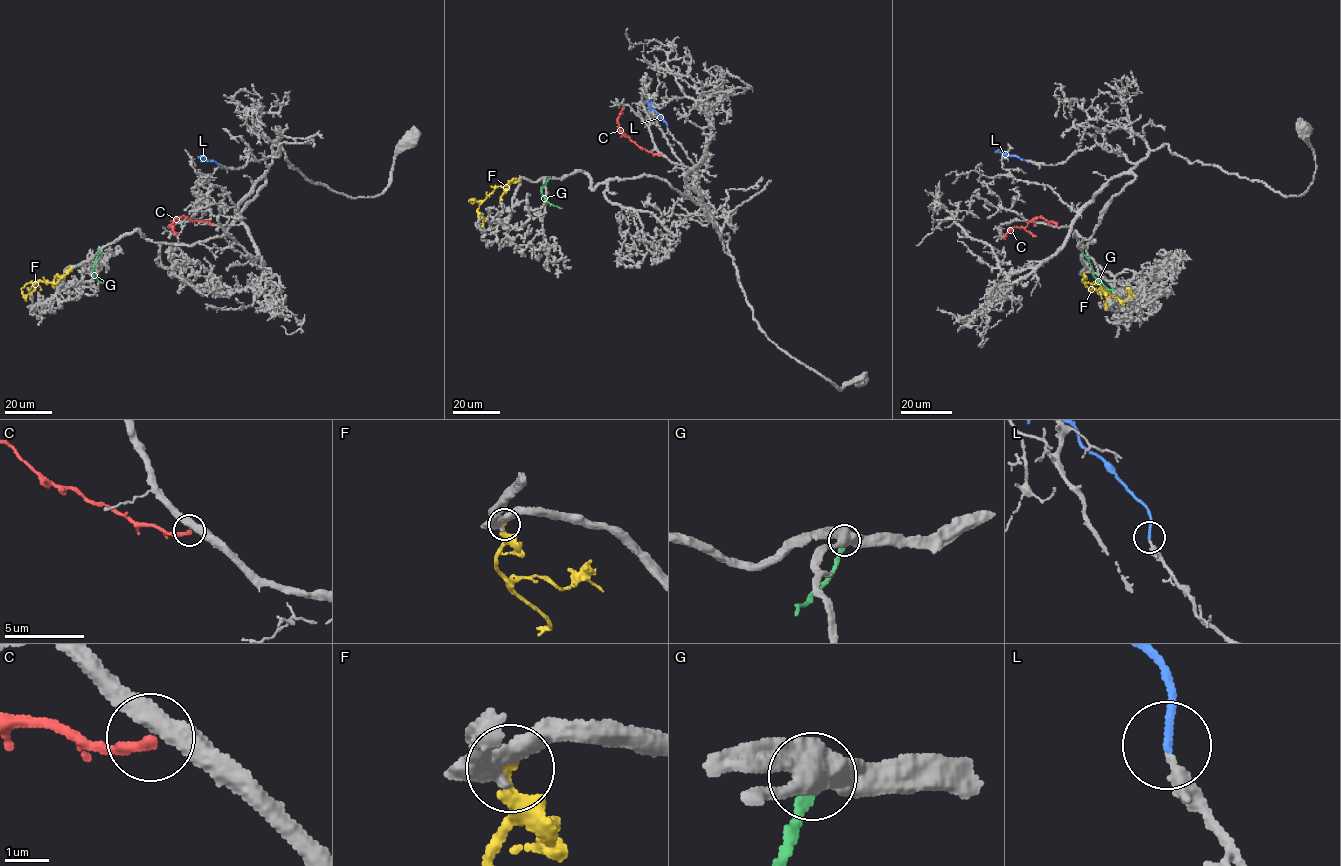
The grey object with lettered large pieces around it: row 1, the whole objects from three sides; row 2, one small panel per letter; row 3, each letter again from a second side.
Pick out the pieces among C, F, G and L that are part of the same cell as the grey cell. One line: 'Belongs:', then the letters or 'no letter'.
Belongs: L

